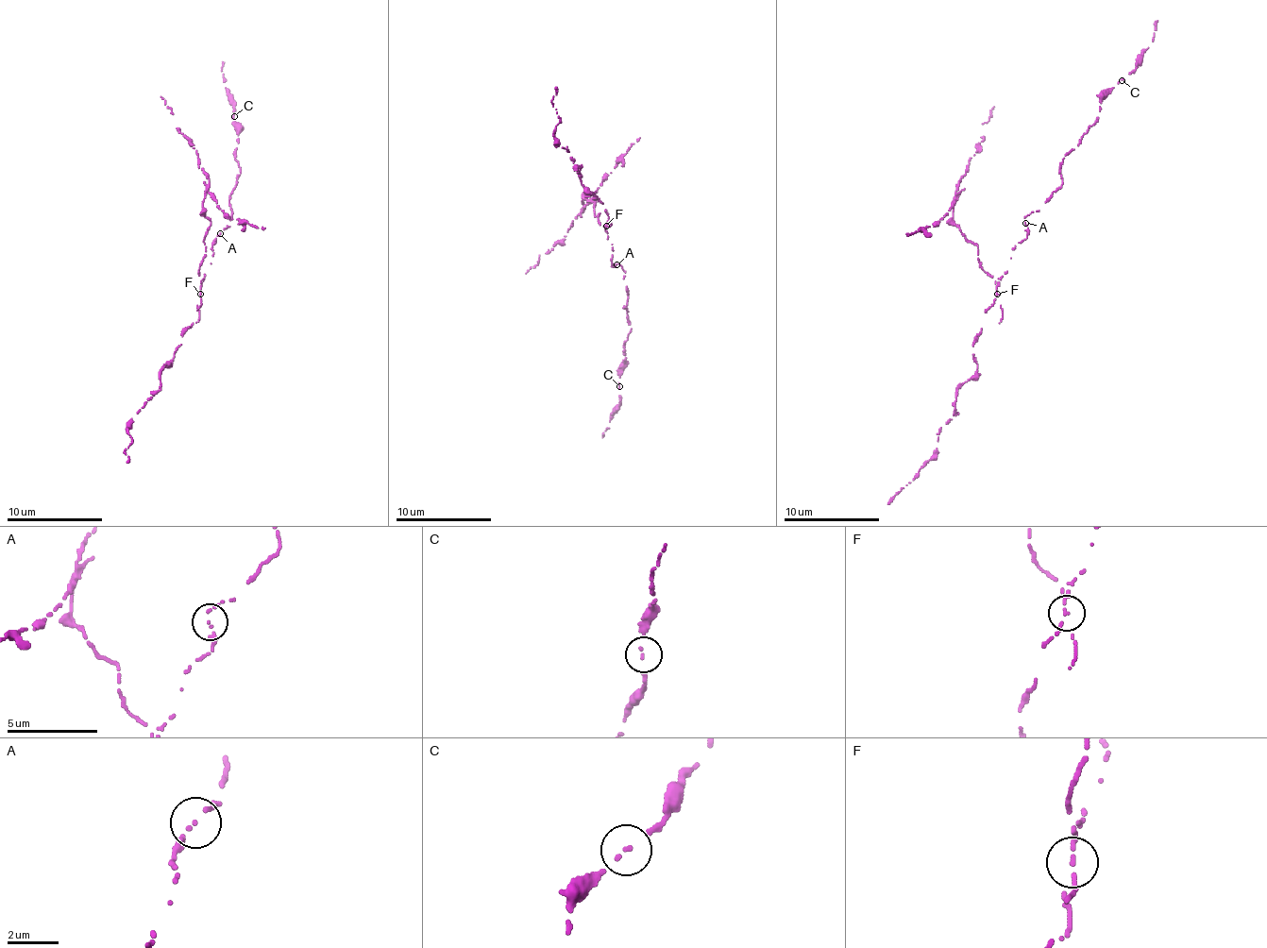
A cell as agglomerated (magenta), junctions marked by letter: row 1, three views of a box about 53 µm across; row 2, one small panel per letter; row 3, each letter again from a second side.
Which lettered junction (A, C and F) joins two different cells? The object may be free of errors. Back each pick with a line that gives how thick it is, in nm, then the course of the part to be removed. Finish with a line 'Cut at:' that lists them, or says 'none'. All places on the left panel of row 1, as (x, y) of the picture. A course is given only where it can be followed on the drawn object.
F: calibre 130 nm; course (199, 295), (198, 275), (210, 223), (202, 201), (208, 178), (161, 96)
Cut at: F

